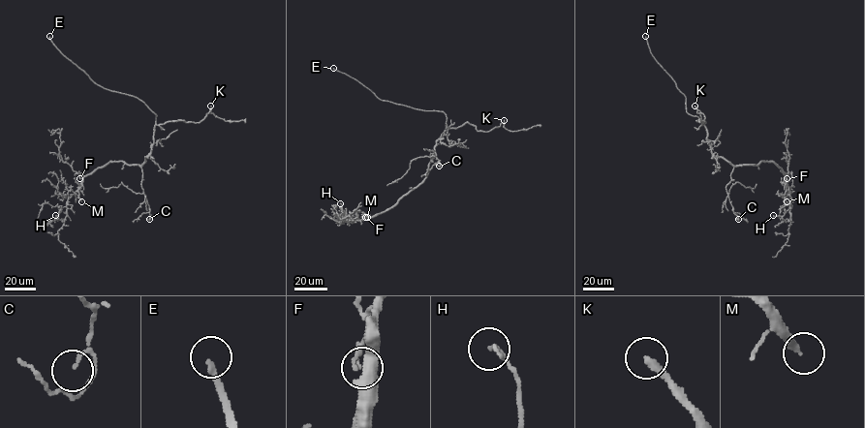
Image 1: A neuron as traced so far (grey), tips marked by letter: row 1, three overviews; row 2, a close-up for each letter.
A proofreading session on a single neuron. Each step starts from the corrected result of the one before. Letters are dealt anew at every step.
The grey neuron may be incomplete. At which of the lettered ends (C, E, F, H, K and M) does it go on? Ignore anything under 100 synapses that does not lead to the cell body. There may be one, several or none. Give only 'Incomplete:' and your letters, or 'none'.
Incomplete: E, K, M

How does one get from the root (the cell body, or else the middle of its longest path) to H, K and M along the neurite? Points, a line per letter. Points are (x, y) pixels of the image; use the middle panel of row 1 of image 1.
H: (434, 146), (434, 157), (429, 164), (426, 177), (390, 207), (374, 216), (353, 221), (344, 219), (340, 203)
K: (434, 146), (447, 129), (468, 122), (478, 131), (489, 131), (499, 126), (504, 120)
M: (434, 146), (434, 157), (429, 164), (426, 177), (393, 205), (374, 216), (364, 216), (367, 217)

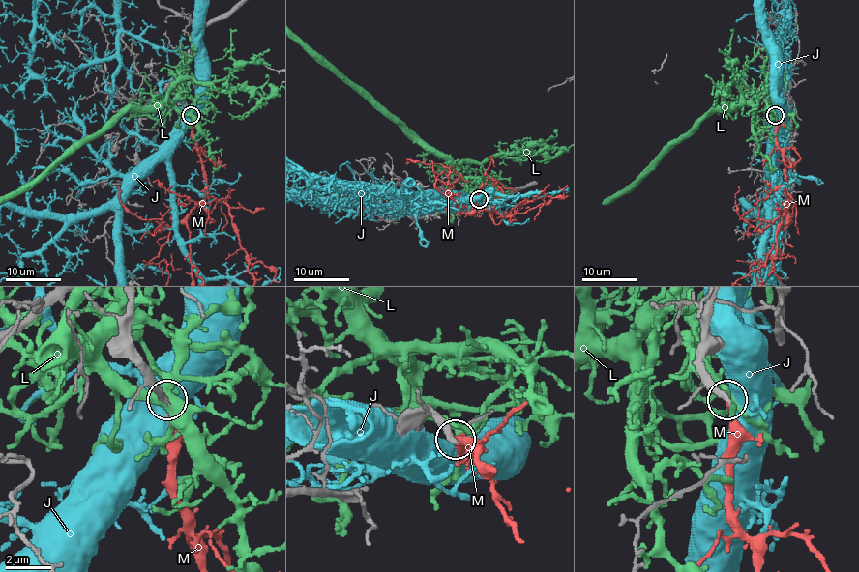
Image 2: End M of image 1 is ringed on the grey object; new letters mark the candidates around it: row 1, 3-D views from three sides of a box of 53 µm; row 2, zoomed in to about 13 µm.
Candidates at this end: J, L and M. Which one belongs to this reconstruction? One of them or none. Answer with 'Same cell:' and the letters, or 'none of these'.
Same cell: M

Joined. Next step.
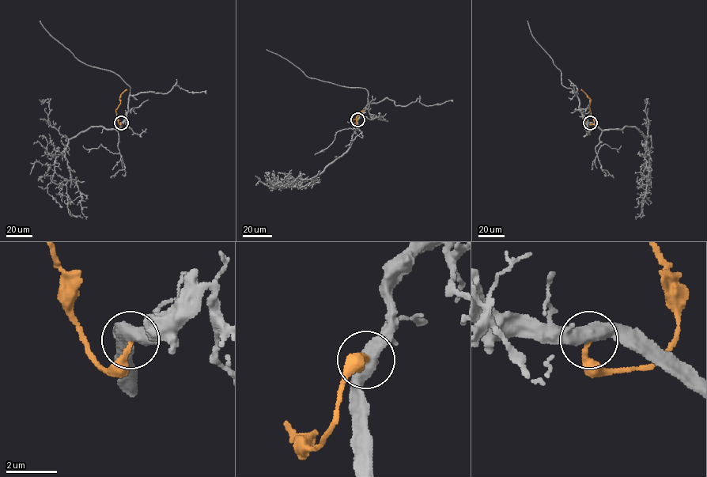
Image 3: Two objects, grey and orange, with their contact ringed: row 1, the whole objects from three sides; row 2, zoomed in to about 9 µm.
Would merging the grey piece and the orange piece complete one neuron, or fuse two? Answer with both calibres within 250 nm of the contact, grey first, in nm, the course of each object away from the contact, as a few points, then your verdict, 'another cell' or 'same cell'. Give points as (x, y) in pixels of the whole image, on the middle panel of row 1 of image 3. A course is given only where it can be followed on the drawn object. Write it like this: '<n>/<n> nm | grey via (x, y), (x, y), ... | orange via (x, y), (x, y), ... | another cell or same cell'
550/200 nm | grey via (357, 119), (350, 147), (317, 175), (302, 182), (294, 182), (305, 187), (313, 180), (311, 180), (318, 171) | orange via (357, 119), (354, 125), (351, 119), (357, 120), (357, 116), (364, 110) | another cell

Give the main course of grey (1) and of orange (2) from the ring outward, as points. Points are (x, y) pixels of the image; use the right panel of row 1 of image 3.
1: (590, 123), (603, 130), (634, 126), (645, 138), (644, 158), (650, 180), (642, 212), (636, 219)
2: (590, 123), (592, 124), (594, 122), (590, 110), (590, 98), (581, 89)

